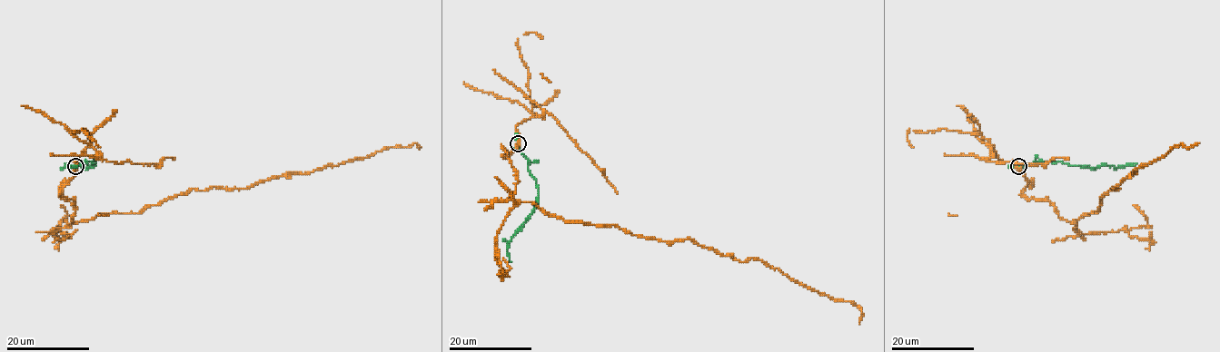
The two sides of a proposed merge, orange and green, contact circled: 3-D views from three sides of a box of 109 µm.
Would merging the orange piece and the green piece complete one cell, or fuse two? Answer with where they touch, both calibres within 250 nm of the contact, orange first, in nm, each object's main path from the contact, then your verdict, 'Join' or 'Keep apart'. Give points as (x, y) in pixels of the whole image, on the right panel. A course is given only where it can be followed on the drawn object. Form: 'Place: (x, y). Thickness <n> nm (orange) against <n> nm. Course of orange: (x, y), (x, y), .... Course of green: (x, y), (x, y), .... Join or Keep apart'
Place: (1018, 166). Thickness 550 nm (orange) against 130 nm. Course of orange: (1017, 166), (1027, 182), (1024, 195), (1048, 200), (1074, 225), (1142, 165), (1198, 143). Course of green: (1018, 166), (1038, 161), (1058, 161), (1094, 169), (1105, 165), (1136, 164). Keep apart

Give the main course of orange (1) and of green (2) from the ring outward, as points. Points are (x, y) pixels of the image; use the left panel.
1: (75, 166), (61, 195), (74, 200), (70, 225), (97, 215), (139, 212), (192, 189), (248, 188), (417, 143)
2: (75, 166), (85, 161), (94, 161), (95, 165), (85, 169), (65, 165), (68, 164)

